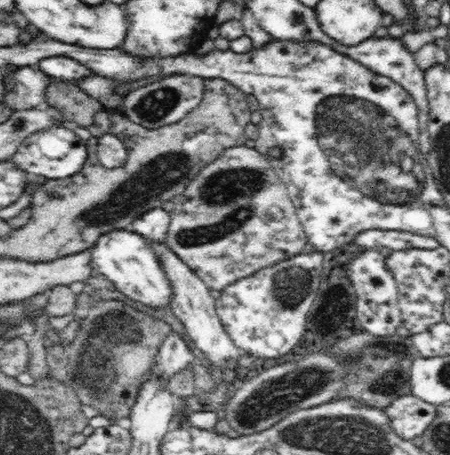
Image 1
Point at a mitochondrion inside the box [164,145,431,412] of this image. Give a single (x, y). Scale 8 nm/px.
(231, 192)

